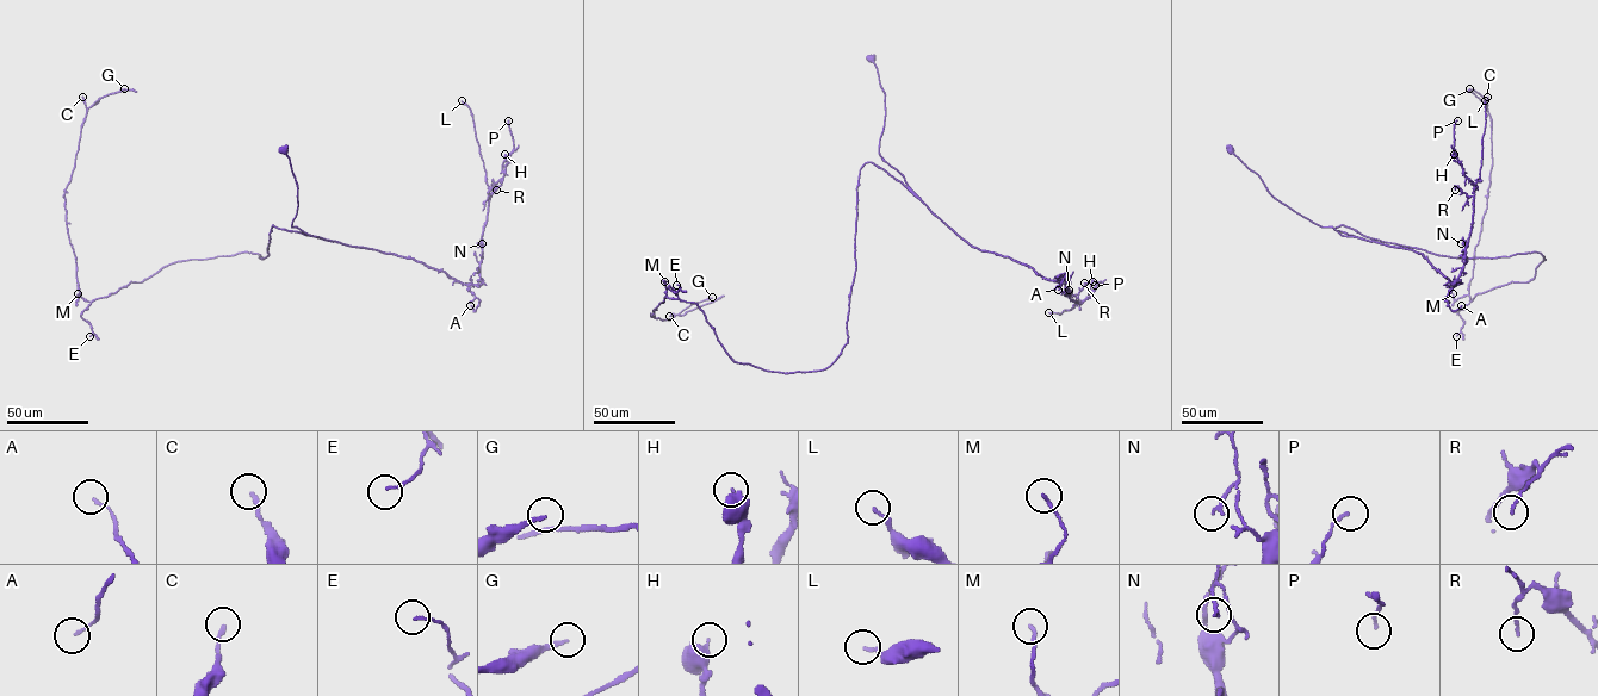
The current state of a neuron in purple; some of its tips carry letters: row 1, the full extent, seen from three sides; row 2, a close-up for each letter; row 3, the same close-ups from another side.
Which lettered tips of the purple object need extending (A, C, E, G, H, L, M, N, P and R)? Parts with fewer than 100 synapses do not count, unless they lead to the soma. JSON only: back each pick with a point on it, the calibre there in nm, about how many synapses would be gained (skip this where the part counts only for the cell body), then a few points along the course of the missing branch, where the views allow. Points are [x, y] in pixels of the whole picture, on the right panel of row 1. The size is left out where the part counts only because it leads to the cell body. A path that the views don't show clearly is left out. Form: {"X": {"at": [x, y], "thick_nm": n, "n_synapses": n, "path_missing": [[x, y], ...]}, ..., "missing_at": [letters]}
{"missing_at": []}

